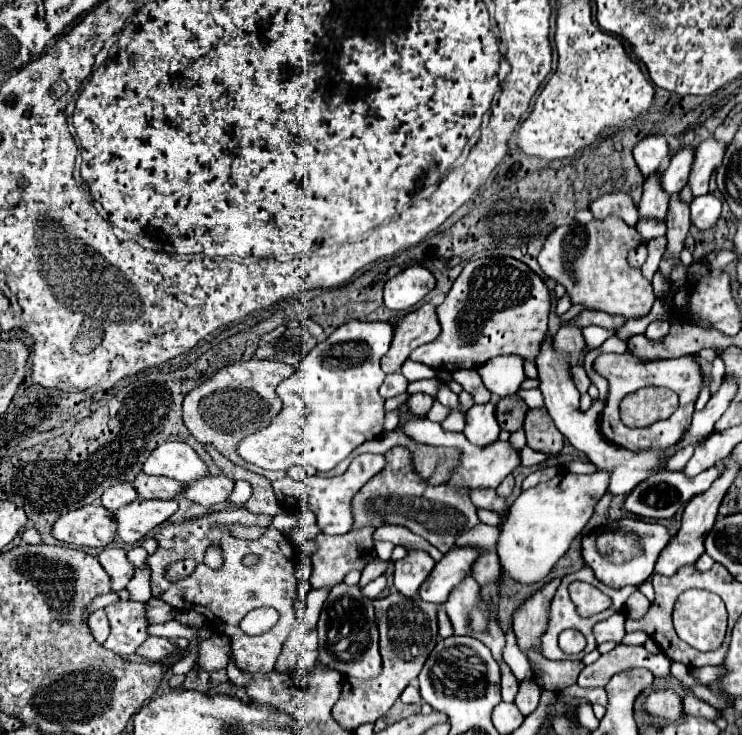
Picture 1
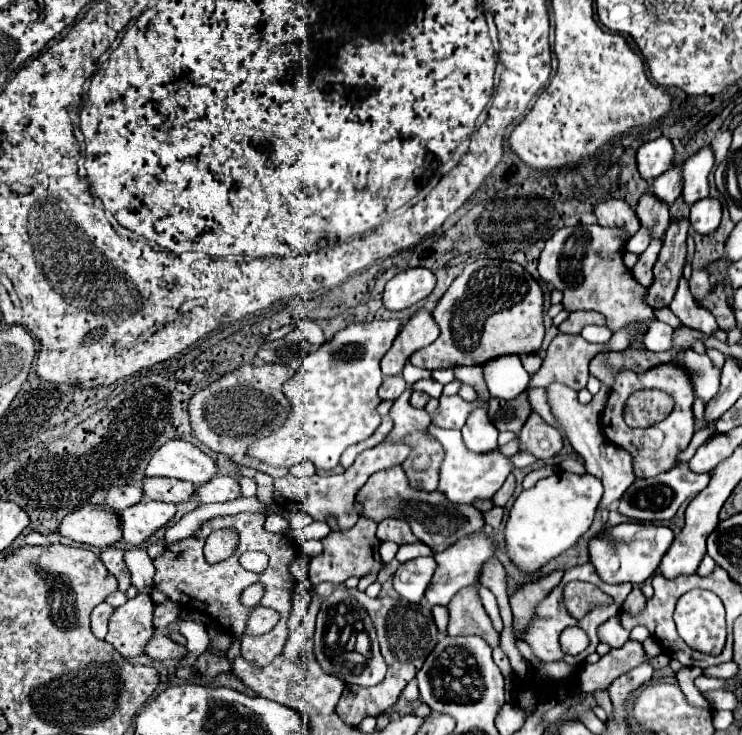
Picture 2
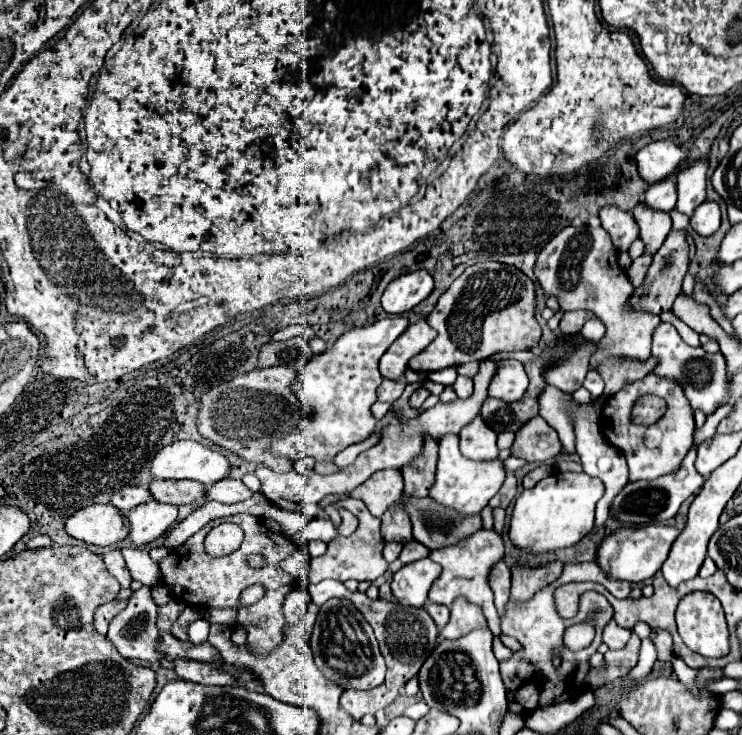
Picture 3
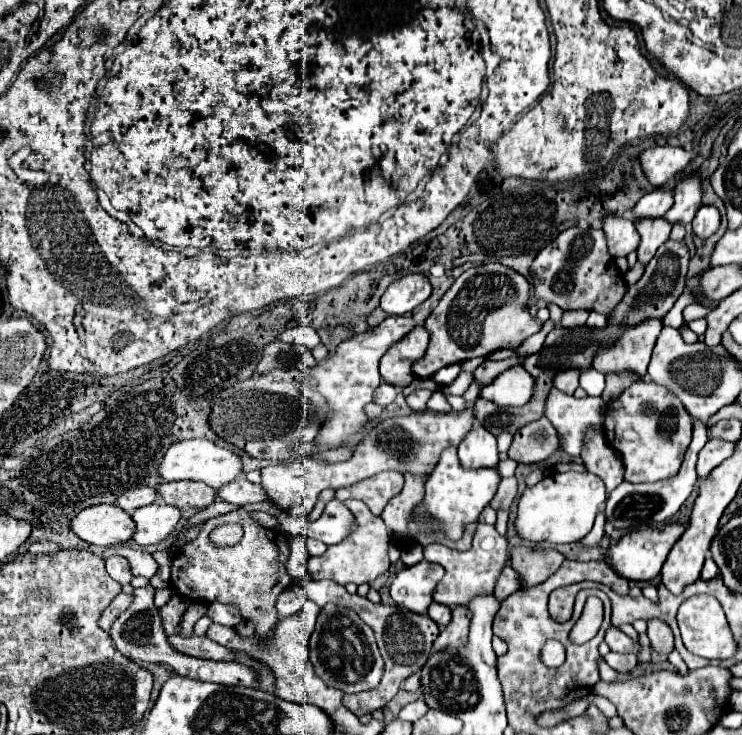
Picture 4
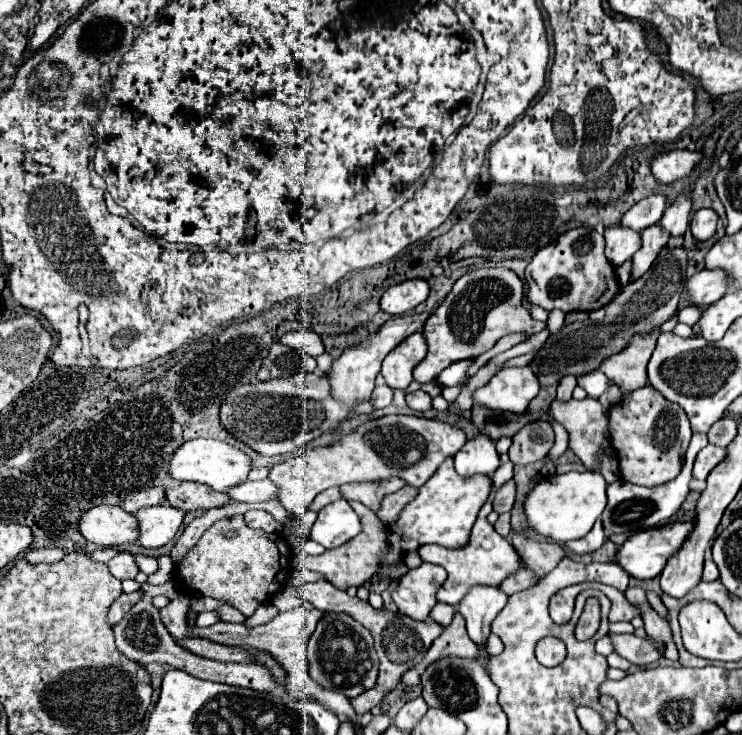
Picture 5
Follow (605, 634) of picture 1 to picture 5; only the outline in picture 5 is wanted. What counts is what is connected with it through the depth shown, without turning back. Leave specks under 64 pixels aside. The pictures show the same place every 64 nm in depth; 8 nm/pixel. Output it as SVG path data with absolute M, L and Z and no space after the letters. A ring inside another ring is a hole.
M608 634L614 646L614 652L634 662L636 666L648 666L660 658L656 644L648 638L638 638L634 634Z

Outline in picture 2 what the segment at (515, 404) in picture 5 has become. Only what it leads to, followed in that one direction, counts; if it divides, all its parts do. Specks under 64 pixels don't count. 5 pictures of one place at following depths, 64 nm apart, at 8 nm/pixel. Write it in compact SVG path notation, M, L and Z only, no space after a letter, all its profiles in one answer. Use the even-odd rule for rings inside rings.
M498 356L482 366L484 380L494 398L512 400L528 388L528 372L518 356Z

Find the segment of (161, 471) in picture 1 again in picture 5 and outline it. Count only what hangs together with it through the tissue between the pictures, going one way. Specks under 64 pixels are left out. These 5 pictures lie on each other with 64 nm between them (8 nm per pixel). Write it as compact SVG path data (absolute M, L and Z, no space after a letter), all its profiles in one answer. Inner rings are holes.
M196 438L196 440L188 440L182 446L178 446L172 452L170 458L170 466L168 466L168 476L174 480L192 480L192 482L202 482L218 492L226 492L228 488L232 488L232 484L240 484L240 480L246 480L250 472L250 458L220 440L208 440L208 438Z

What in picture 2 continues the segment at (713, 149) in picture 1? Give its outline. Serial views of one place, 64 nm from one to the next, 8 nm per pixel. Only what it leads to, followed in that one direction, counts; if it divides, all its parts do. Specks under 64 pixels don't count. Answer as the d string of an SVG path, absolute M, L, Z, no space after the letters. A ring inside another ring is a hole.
M704 146L694 156L684 162L684 198L688 204L702 200L708 196L708 174L714 166L714 150L712 146Z

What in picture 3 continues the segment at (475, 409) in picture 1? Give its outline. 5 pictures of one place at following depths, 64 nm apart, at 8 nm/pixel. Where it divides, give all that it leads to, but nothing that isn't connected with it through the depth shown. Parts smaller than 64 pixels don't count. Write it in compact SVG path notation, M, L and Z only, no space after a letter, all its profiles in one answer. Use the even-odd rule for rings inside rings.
M476 416L470 424L466 424L460 432L460 450L464 456L472 460L494 460L498 458L496 448L496 432Z

